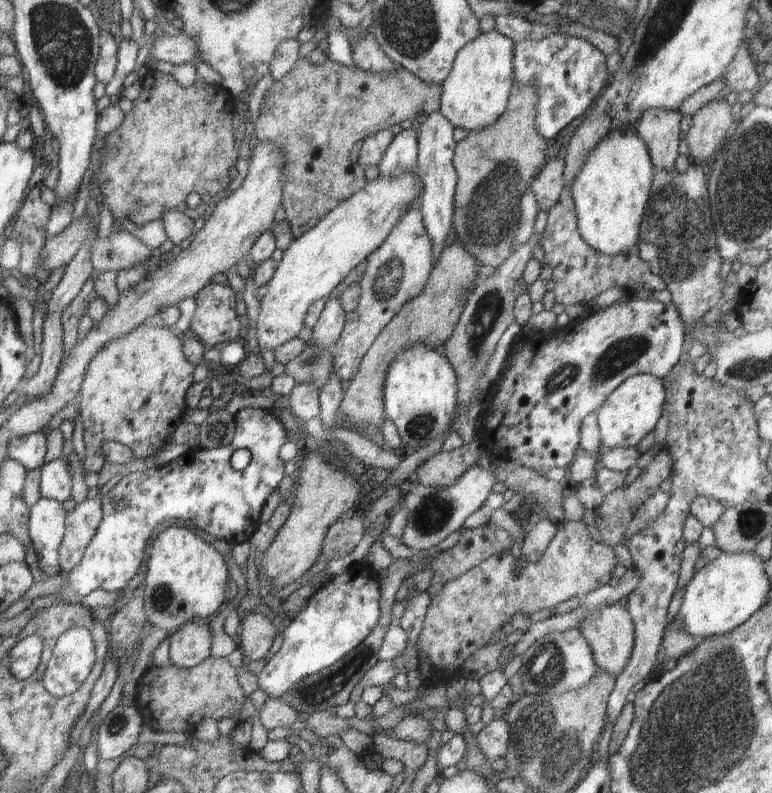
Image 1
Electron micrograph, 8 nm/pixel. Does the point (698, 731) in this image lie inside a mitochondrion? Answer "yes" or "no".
yes

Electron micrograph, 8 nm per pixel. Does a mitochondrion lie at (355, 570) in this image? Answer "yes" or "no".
no

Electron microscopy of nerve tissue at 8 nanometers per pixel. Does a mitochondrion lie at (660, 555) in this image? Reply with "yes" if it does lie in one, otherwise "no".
no

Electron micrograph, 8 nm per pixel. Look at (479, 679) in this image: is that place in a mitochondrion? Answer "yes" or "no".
no

